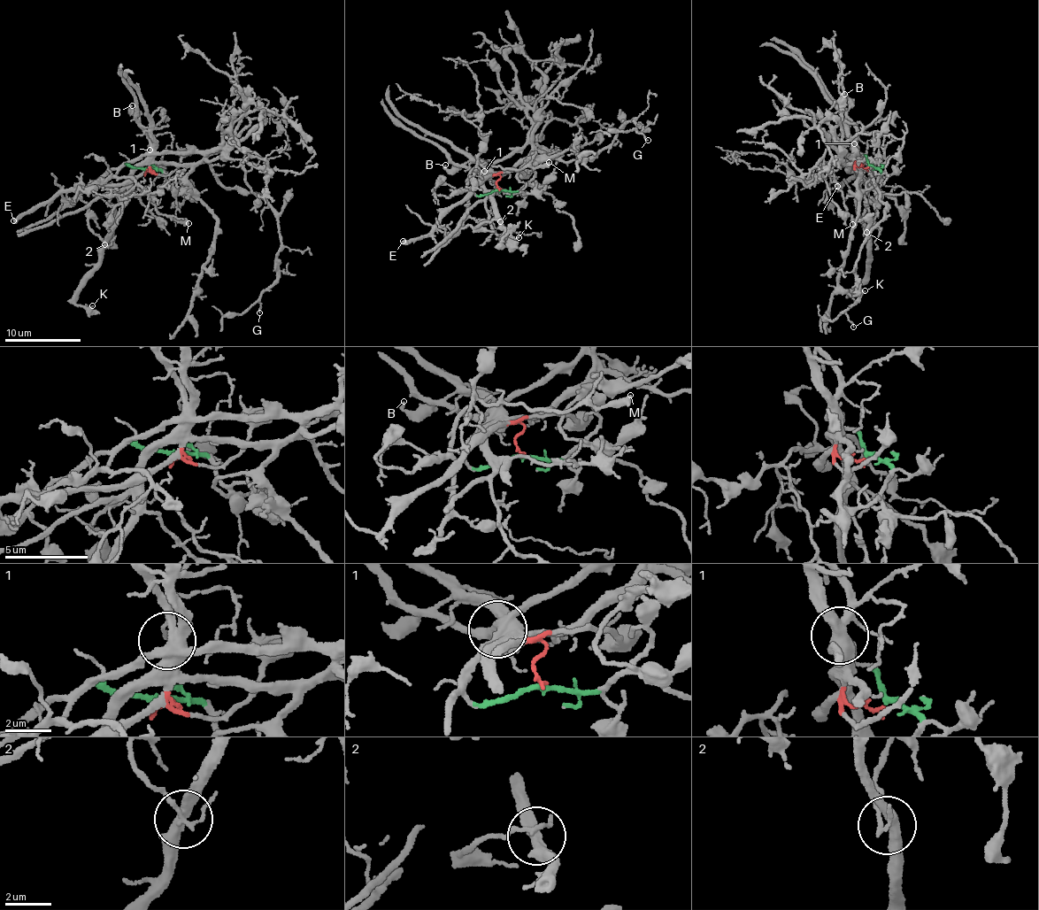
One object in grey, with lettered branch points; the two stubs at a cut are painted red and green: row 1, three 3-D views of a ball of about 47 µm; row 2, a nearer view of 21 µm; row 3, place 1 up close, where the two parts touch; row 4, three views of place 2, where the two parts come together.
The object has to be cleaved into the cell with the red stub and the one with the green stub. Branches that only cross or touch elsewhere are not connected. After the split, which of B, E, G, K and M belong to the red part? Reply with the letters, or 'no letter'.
E, G, K

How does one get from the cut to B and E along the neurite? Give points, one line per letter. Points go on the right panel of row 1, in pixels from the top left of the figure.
B: (868, 166), (865, 158), (859, 155), (853, 144), (857, 129), (847, 114), (849, 101), (844, 95)
E: (868, 166), (850, 164), (846, 166), (851, 171), (848, 168), (850, 165), (854, 174), (838, 186)

